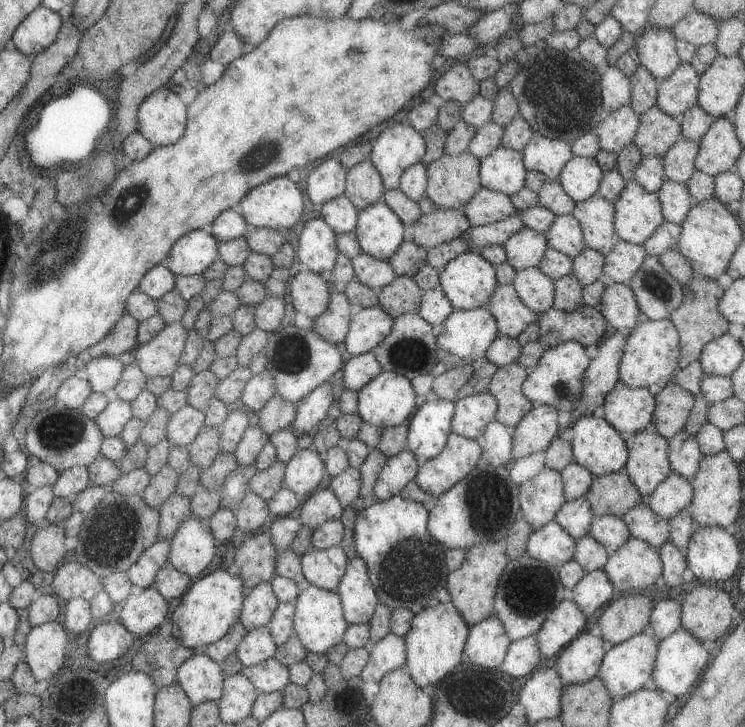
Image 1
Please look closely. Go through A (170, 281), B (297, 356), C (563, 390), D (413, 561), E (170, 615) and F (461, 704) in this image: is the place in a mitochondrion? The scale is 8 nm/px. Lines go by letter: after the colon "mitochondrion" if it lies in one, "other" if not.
A: other
B: mitochondrion
C: mitochondrion
D: mitochondrion
E: other
F: mitochondrion

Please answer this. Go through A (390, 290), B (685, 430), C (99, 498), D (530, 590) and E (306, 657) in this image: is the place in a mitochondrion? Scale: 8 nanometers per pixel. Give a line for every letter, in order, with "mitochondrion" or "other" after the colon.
A: other
B: other
C: other
D: mitochondrion
E: other

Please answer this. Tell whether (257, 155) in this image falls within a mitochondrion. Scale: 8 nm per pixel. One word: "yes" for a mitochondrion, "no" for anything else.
yes

